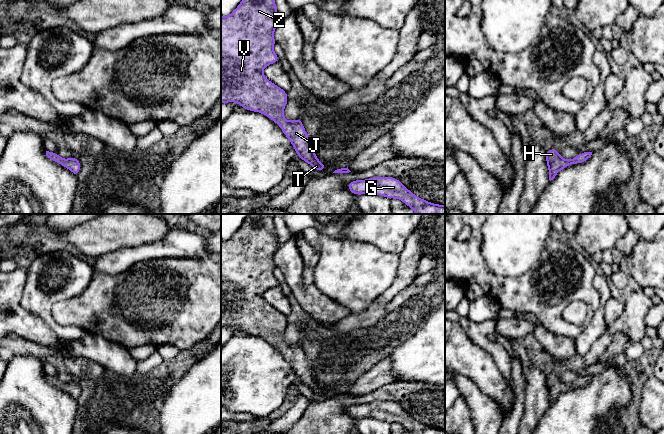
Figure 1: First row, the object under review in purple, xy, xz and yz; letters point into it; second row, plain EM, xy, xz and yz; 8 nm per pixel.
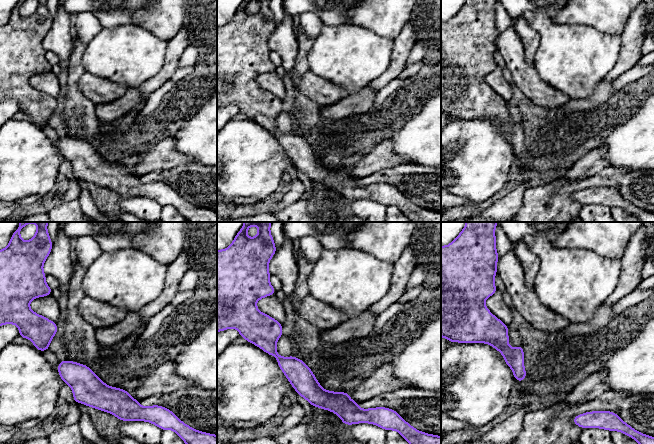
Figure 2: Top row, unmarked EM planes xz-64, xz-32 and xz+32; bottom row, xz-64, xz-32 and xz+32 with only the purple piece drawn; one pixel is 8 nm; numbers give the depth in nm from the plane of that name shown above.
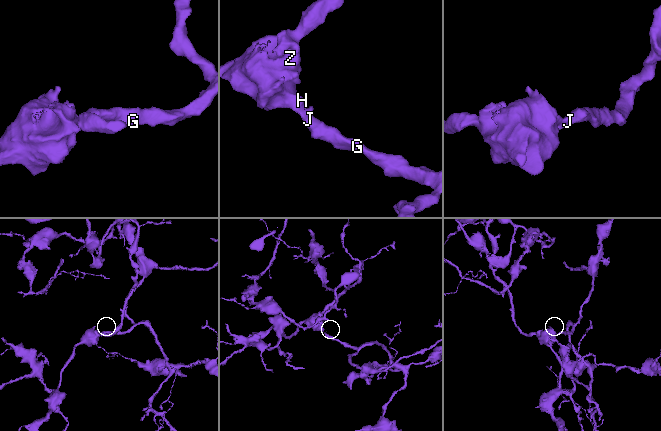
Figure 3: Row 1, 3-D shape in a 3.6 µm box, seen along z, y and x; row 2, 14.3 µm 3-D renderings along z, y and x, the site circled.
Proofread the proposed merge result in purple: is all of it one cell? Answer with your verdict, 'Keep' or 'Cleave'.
Keep

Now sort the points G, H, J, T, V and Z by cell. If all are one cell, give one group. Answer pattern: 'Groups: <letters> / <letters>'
Groups: G H J T V Z

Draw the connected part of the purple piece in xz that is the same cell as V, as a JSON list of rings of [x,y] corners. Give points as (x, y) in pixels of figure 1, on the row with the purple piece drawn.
[[[242,0],[229,16],[221,16],[221,103],[238,102],[247,111],[267,115],[280,126],[302,160],[315,170],[324,171],[326,166],[317,159],[302,120],[286,121],[284,118],[287,92],[266,79],[262,73],[266,66],[280,61],[273,50],[276,43],[273,32],[279,22],[274,0]]]

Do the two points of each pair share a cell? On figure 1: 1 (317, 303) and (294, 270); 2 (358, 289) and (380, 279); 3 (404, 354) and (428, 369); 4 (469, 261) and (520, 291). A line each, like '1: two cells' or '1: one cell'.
1: one cell
2: one cell
3: one cell
4: one cell

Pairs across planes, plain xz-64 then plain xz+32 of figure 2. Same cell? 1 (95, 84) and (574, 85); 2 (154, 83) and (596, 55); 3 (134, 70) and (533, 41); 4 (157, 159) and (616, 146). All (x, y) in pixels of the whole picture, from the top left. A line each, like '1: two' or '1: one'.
1: two
2: two
3: two
4: two

